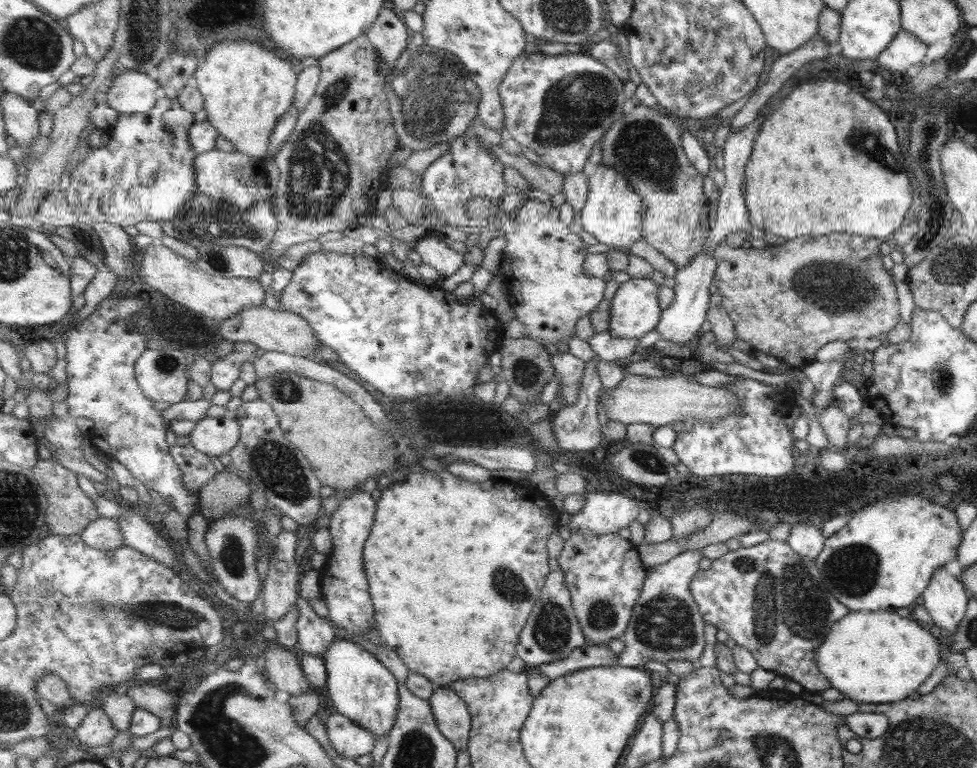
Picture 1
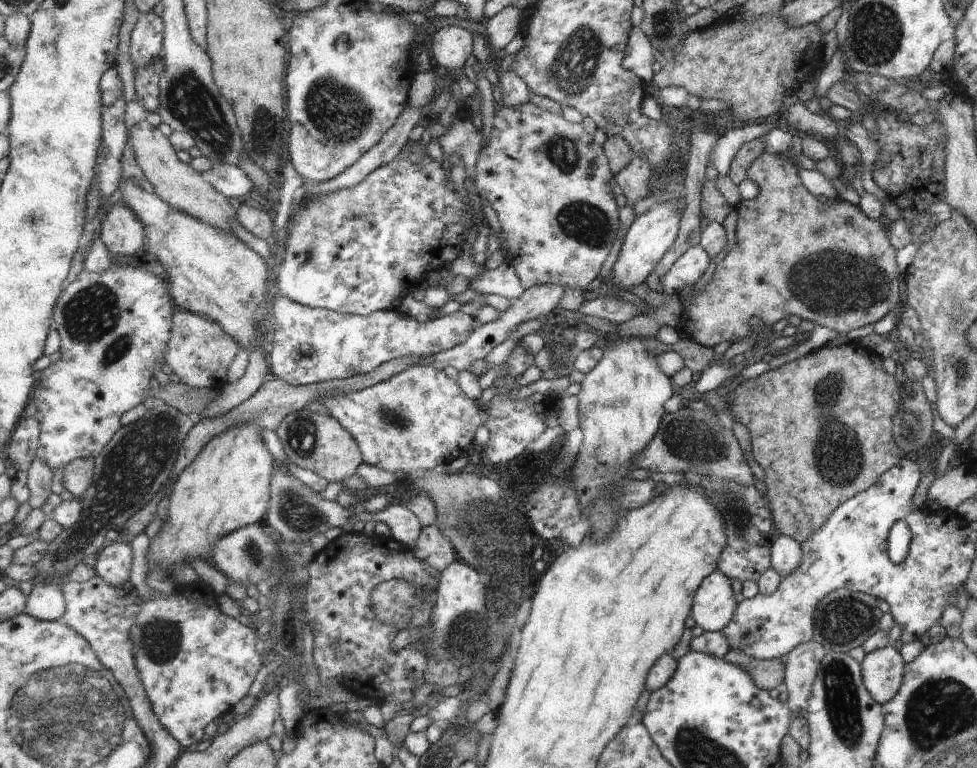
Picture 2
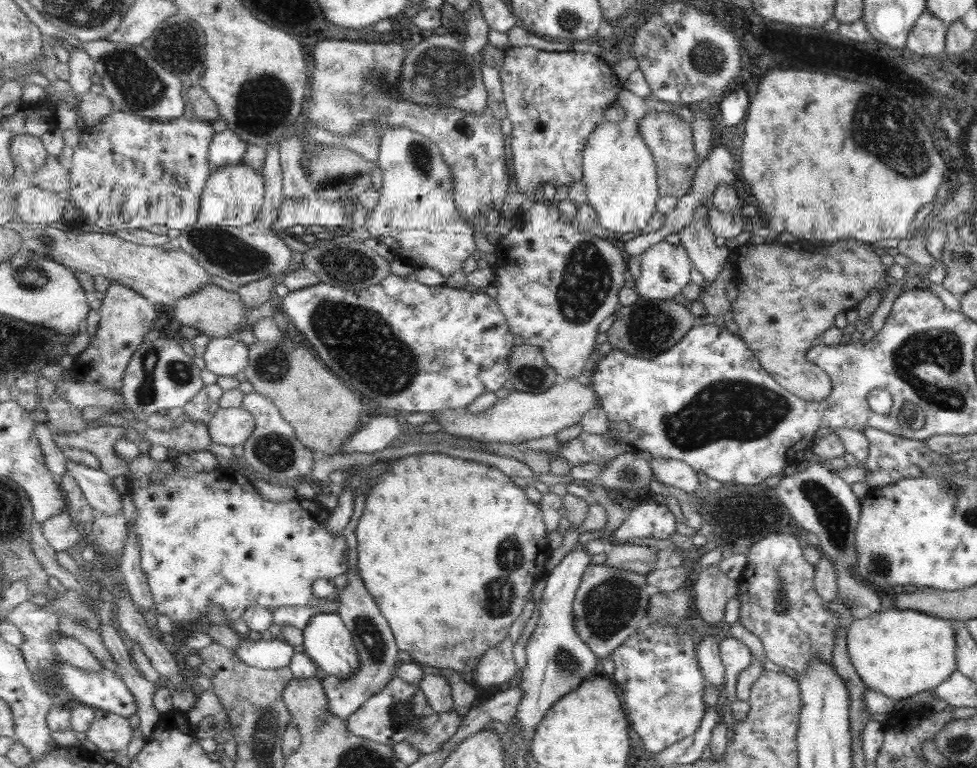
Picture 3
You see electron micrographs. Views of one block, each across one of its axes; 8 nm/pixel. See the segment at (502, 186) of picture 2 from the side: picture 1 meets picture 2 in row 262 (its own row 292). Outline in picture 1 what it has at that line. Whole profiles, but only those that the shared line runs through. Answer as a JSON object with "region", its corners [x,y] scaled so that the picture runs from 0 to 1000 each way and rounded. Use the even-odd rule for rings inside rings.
{"region":[[[540,259],[524,284],[527,301],[517,305],[519,320],[509,361],[522,384],[524,404],[537,423],[539,439],[558,448],[581,445],[589,436],[595,411],[604,411],[614,398],[621,378],[621,362],[599,354],[602,320],[574,286],[574,271],[565,264]]]}

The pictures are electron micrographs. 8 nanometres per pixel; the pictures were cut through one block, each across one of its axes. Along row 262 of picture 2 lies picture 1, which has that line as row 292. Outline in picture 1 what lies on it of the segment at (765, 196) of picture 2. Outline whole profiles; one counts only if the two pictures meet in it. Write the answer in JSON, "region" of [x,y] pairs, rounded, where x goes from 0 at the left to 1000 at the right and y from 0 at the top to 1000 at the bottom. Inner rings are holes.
{"region":[[[849,305],[849,307],[818,307],[808,313],[799,319],[785,319],[782,324],[773,324],[771,322],[758,323],[742,319],[742,315],[733,320],[729,326],[729,335],[734,340],[734,353],[731,368],[733,378],[738,385],[739,402],[741,408],[749,417],[752,436],[763,448],[767,448],[771,457],[777,456],[785,464],[791,464],[802,471],[808,479],[821,480],[821,477],[833,470],[834,458],[845,445],[856,443],[868,444],[870,440],[876,440],[883,445],[886,441],[898,439],[903,440],[905,434],[910,432],[921,417],[920,400],[918,397],[918,384],[916,383],[916,371],[911,354],[908,354],[903,346],[902,329],[899,326],[903,311],[887,307],[869,307],[869,305]],[[879,326],[887,326],[885,336],[879,336]]]}

